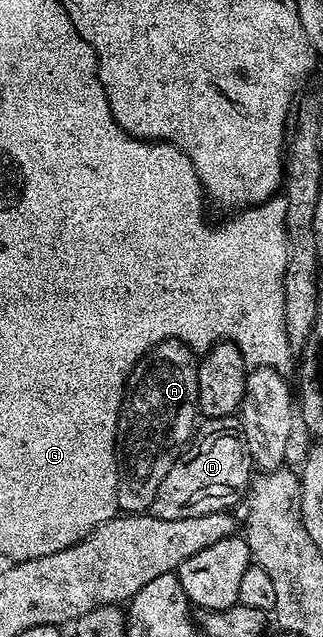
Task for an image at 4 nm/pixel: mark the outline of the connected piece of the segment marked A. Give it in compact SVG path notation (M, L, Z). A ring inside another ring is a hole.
M163 339L133 365L127 375L115 442L119 456L117 505L123 513L150 512L157 485L175 464L197 430L199 365L196 352L179 339Z

